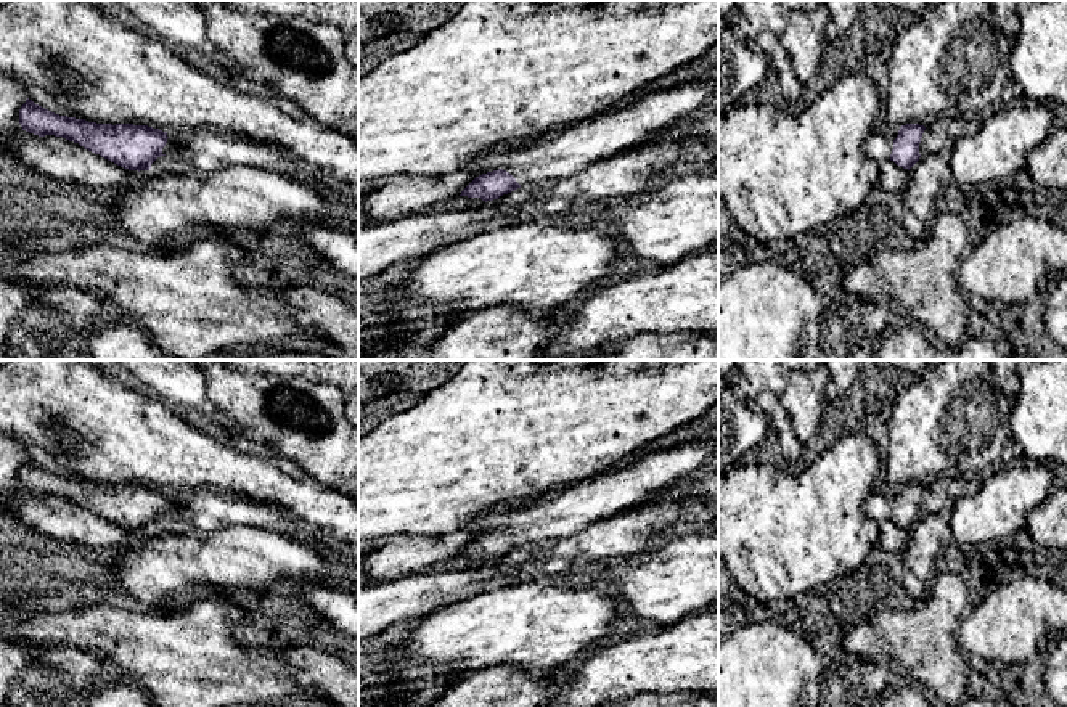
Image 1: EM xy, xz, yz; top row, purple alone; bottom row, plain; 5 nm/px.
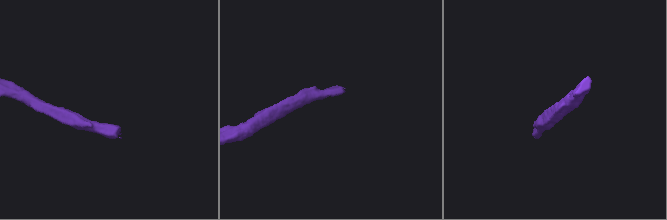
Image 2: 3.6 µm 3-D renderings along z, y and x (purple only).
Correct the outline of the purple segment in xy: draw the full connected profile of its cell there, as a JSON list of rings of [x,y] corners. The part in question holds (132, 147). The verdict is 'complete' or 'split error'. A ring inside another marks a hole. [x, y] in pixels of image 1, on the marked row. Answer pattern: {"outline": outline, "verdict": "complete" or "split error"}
{"outline": [[[29,98],[19,109],[19,124],[22,130],[39,137],[55,135],[79,143],[129,170],[149,170],[157,157],[175,157],[177,154],[167,132],[159,129],[133,124],[96,124],[59,116]]], "verdict": "split error"}

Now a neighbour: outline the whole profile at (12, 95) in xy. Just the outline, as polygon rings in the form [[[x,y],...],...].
[[[0,72],[0,149],[22,130],[19,109],[26,100],[21,82]]]

